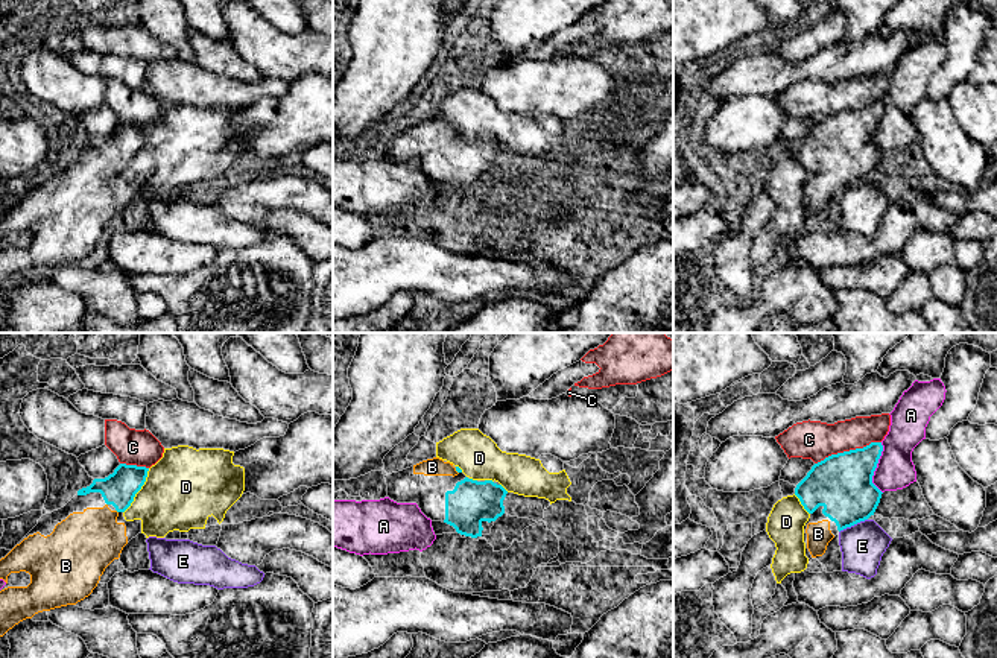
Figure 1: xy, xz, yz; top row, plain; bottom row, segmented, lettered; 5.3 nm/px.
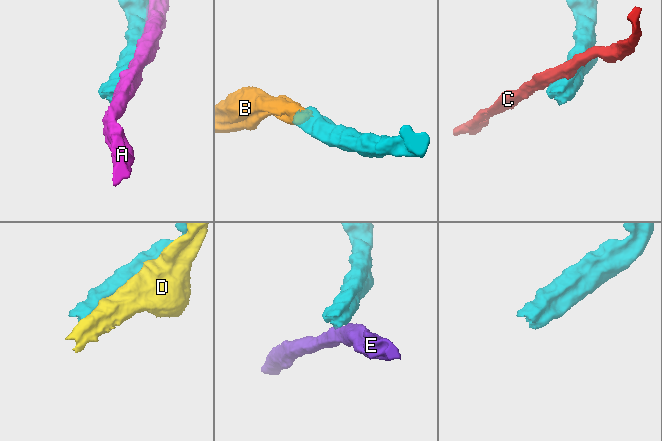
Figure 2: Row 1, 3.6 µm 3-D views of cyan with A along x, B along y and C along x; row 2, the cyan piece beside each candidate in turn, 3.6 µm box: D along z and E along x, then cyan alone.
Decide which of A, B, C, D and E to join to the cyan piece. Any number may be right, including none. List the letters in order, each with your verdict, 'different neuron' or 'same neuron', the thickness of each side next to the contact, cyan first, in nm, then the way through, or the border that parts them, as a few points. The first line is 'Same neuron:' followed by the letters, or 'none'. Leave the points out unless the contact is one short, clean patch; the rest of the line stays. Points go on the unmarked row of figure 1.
Same neuron: B
A: different neuron | 320/200 nm
B: same neuron | 20/100 nm | across xz (458, 128), (456, 129), (432, 126)
C: different neuron | 320/200 nm
D: different neuron | 180/400 nm
E: different neuron | 320/240 nm | along yz (867, 178), (839, 192)

